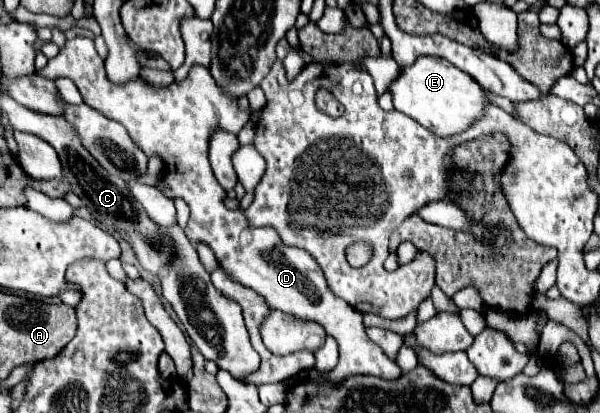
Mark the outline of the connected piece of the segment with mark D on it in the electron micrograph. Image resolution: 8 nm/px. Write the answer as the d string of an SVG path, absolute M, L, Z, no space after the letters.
M76 37L66 41L60 53L50 59L48 65L38 73L46 79L72 79L86 105L100 111L108 119L120 121L146 157L162 159L162 195L172 201L180 197L190 207L186 237L194 243L206 243L234 281L256 291L272 309L284 311L298 319L320 323L326 333L338 341L340 361L330 373L300 373L300 377L310 377L316 381L342 381L348 375L362 373L392 381L404 375L404 371L392 359L388 359L376 343L368 339L364 333L362 313L350 307L344 299L330 295L322 269L318 263L314 263L310 253L284 245L272 227L248 225L244 213L230 211L224 205L226 191L216 181L208 159L210 137L216 131L238 135L250 121L250 109L242 111L238 107L238 99L226 95L226 91L216 85L206 67L192 67L184 81L160 87L160 93L152 93L152 85L148 85L142 77L130 79L126 83L112 83L106 77L104 61L96 53L94 41L88 37Z

